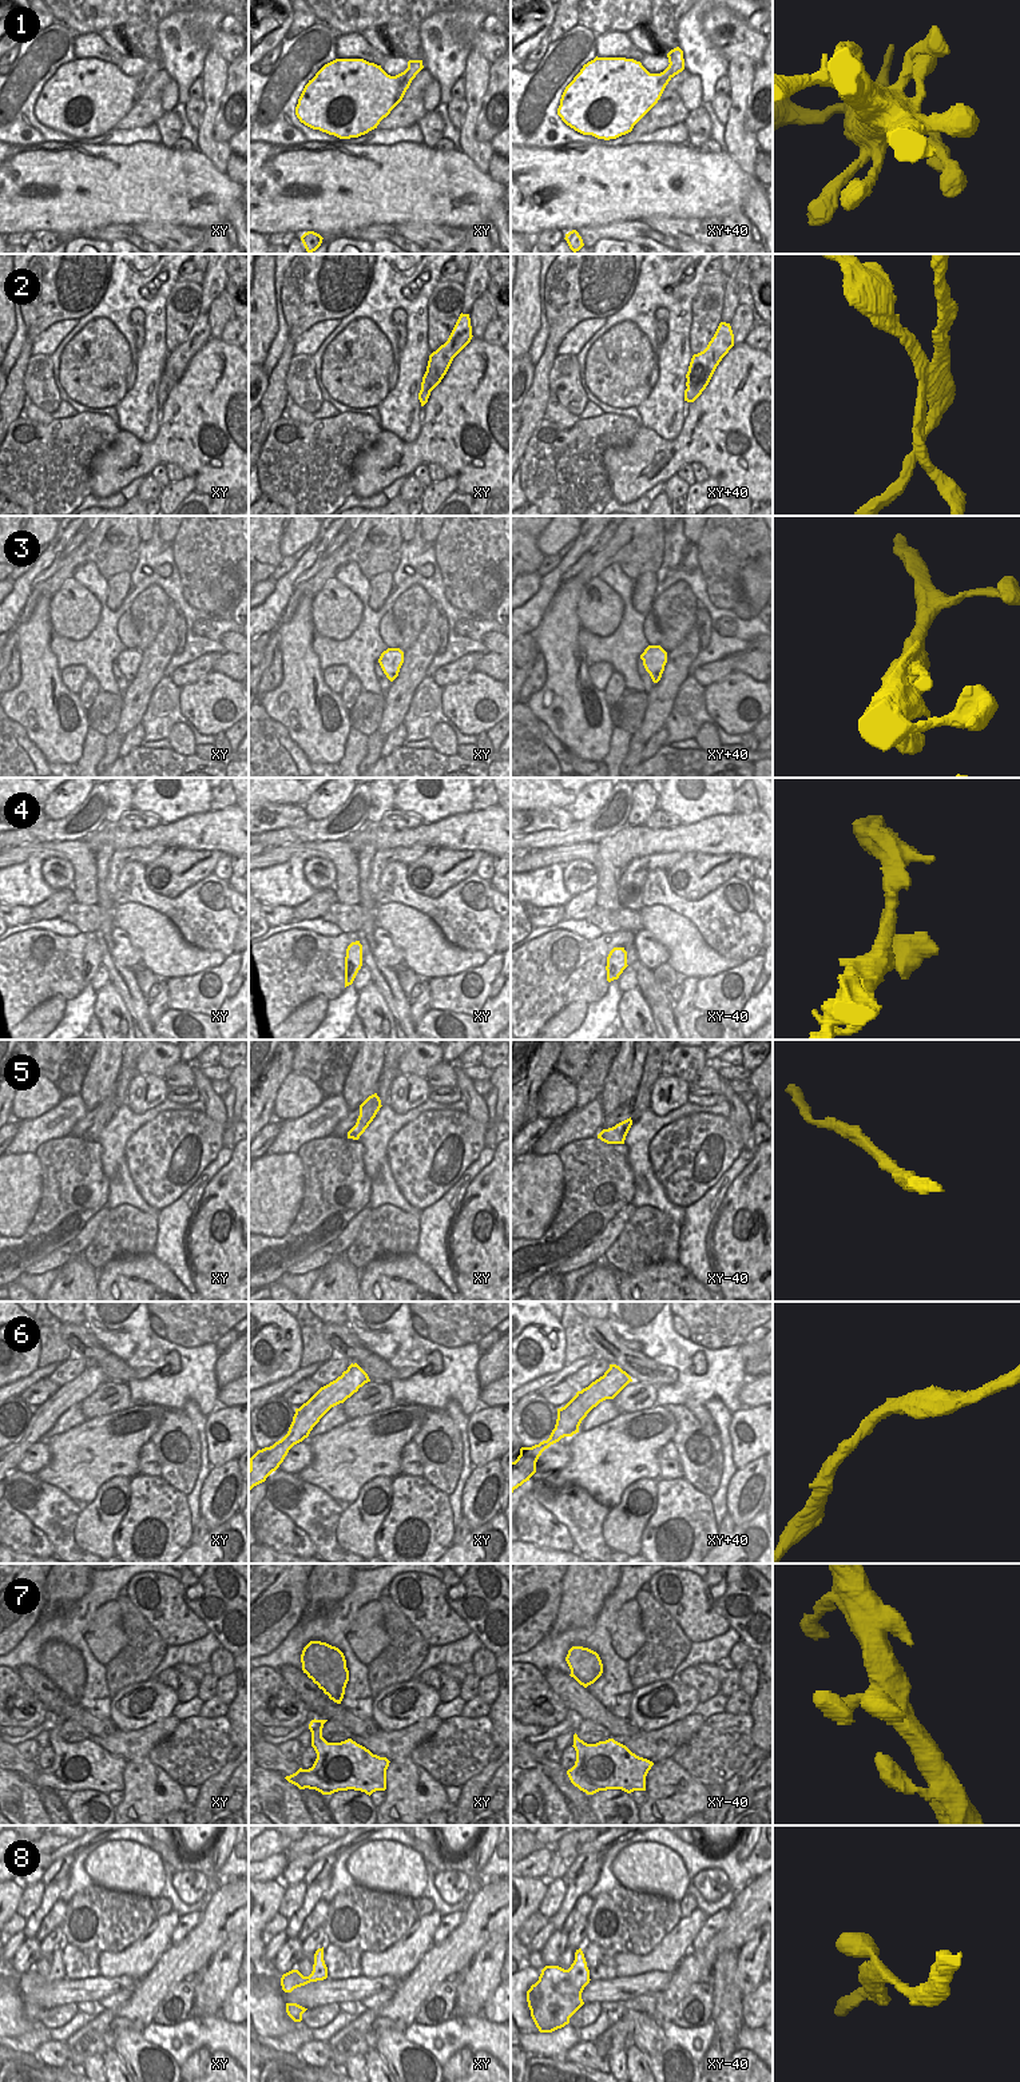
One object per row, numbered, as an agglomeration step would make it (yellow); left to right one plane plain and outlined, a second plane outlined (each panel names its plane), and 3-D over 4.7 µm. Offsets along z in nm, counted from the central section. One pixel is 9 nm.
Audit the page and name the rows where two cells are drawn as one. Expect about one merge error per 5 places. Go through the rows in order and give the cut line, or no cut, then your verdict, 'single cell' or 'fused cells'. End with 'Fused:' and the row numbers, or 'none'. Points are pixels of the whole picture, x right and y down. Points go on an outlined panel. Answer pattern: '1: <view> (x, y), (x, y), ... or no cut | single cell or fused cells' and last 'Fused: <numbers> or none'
1: no cut | single cell
2: xy (423, 378), (431, 390) | fused cells
3: no cut | single cell
4: no cut | single cell
5: no cut | single cell
6: no cut | single cell
7: no cut | single cell
8: no cut | single cell
Fused: 2

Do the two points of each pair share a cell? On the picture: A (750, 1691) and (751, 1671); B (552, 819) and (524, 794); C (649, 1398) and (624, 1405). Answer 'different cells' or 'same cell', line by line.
A: same cell
B: different cells
C: same cell

